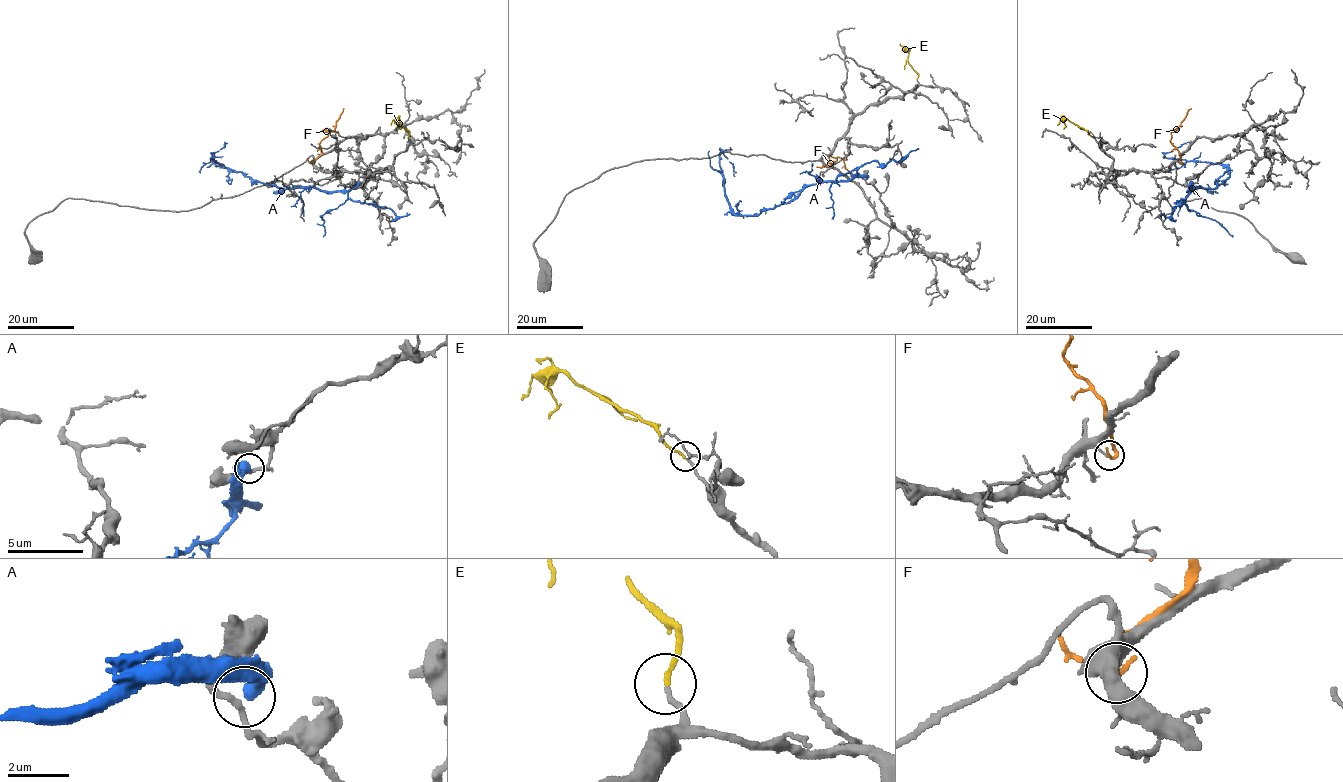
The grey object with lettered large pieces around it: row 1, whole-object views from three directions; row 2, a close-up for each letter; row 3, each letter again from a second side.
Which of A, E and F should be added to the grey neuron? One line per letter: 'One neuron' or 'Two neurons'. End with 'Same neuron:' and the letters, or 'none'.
A: Two neurons
E: One neuron
F: Two neurons
Same neuron: E

